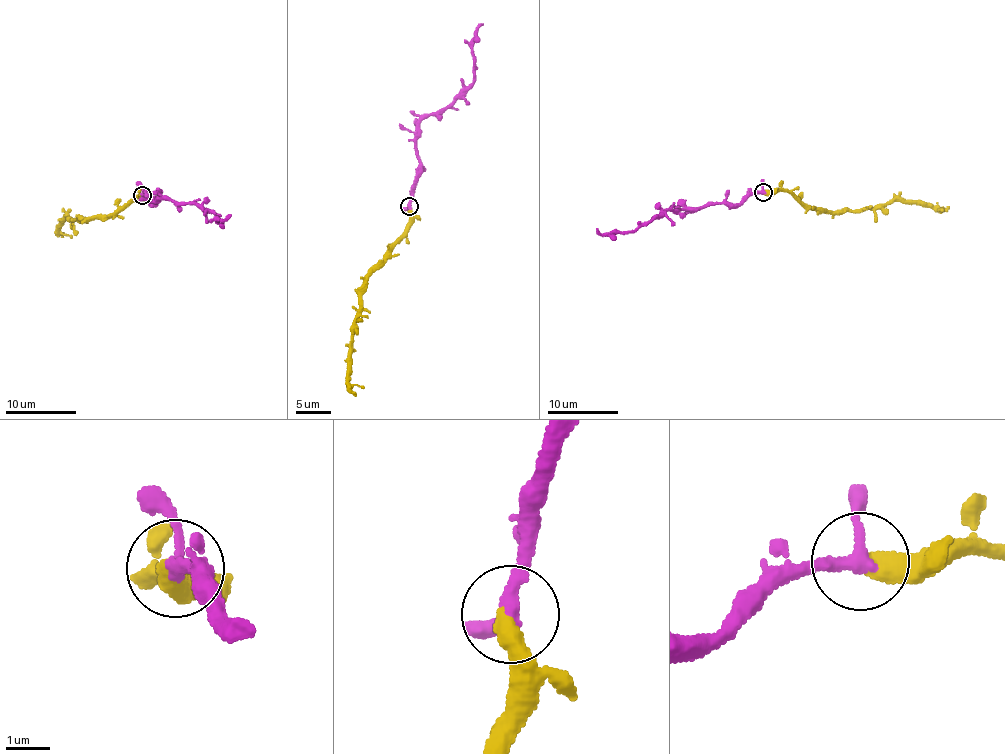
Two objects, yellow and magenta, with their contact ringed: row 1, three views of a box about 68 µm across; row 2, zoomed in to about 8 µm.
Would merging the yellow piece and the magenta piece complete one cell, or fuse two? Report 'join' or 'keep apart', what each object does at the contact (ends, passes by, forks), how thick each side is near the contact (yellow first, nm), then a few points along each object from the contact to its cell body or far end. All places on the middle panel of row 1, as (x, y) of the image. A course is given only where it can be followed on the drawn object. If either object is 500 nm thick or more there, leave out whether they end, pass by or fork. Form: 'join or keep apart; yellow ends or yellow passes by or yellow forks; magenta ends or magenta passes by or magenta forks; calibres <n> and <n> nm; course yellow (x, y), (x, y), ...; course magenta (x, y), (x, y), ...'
join; yellow ends; magenta passes by; calibres 480 and 280 nm; course yellow (408, 207), (410, 222), (406, 235), (367, 278), (356, 329), (349, 343), (348, 382), (363, 387); course magenta (410, 207), (419, 174), (418, 124), (431, 114), (443, 112), (473, 82), (471, 50), (475, 30), (482, 24)

